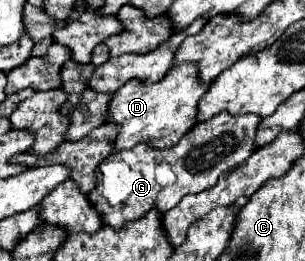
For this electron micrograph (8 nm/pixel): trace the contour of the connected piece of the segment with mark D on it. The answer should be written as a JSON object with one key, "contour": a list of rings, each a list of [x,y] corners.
{"contour":[[[181,64],[179,68],[171,68],[163,76],[163,80],[155,84],[139,84],[139,80],[131,80],[121,86],[117,92],[113,92],[109,112],[105,116],[105,122],[119,126],[115,138],[115,152],[129,150],[139,142],[159,150],[175,146],[187,134],[187,130],[195,126],[197,104],[209,86],[211,84],[199,80],[195,64]]]}

